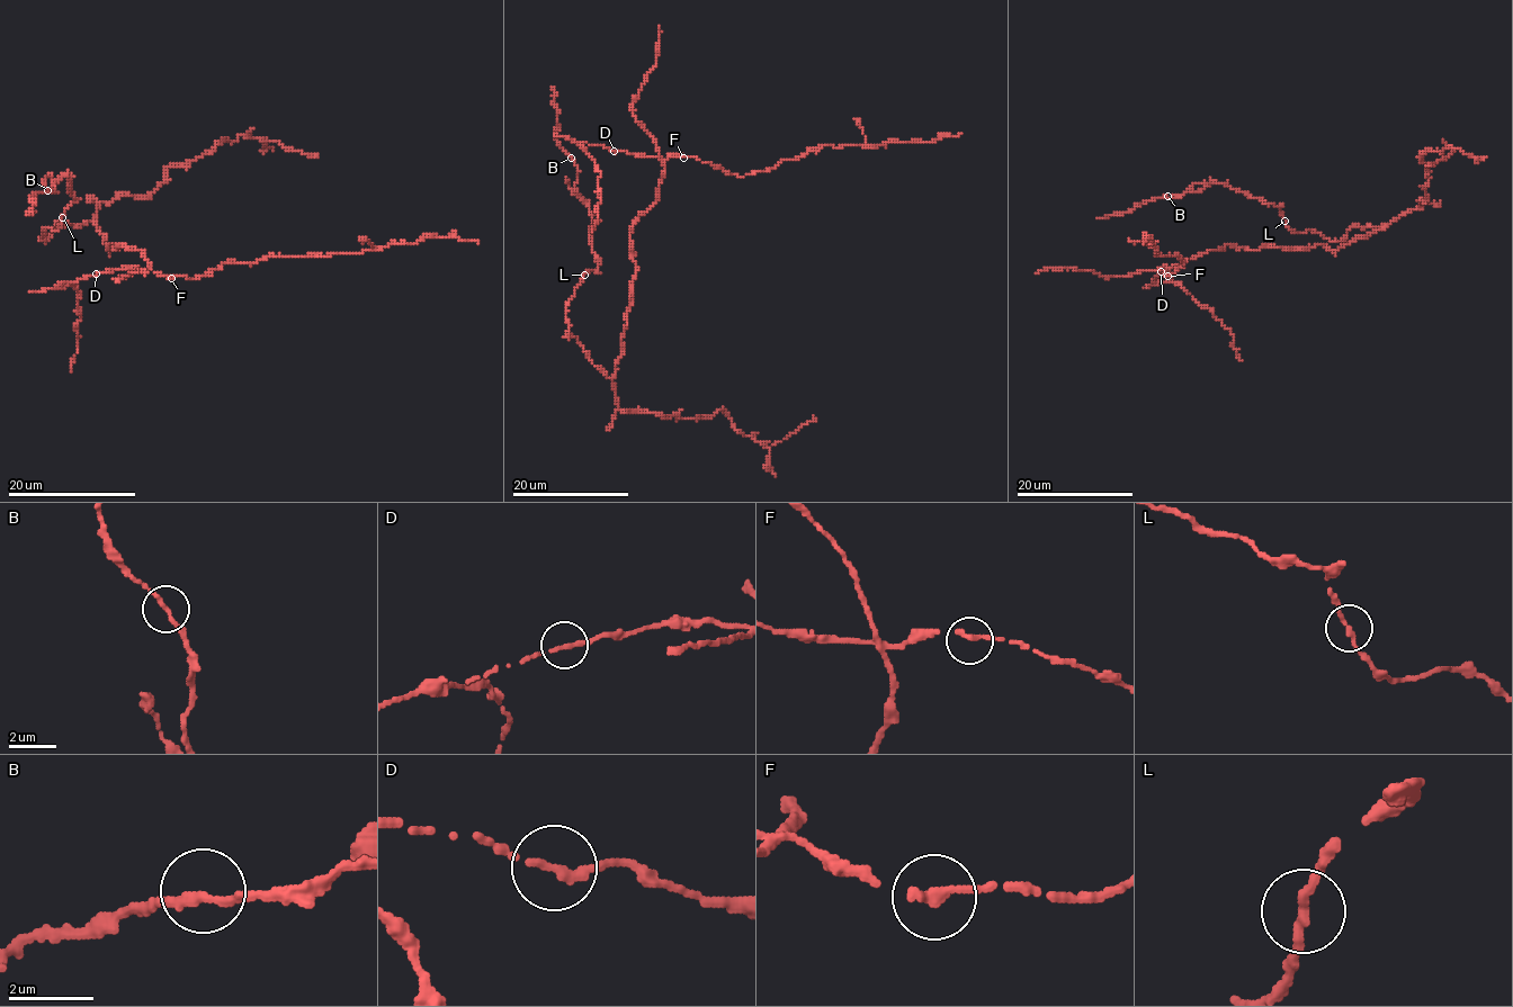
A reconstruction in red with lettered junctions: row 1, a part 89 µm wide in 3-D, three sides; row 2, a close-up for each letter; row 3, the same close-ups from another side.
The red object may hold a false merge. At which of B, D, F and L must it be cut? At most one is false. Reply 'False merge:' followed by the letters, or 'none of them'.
False merge: none of them

